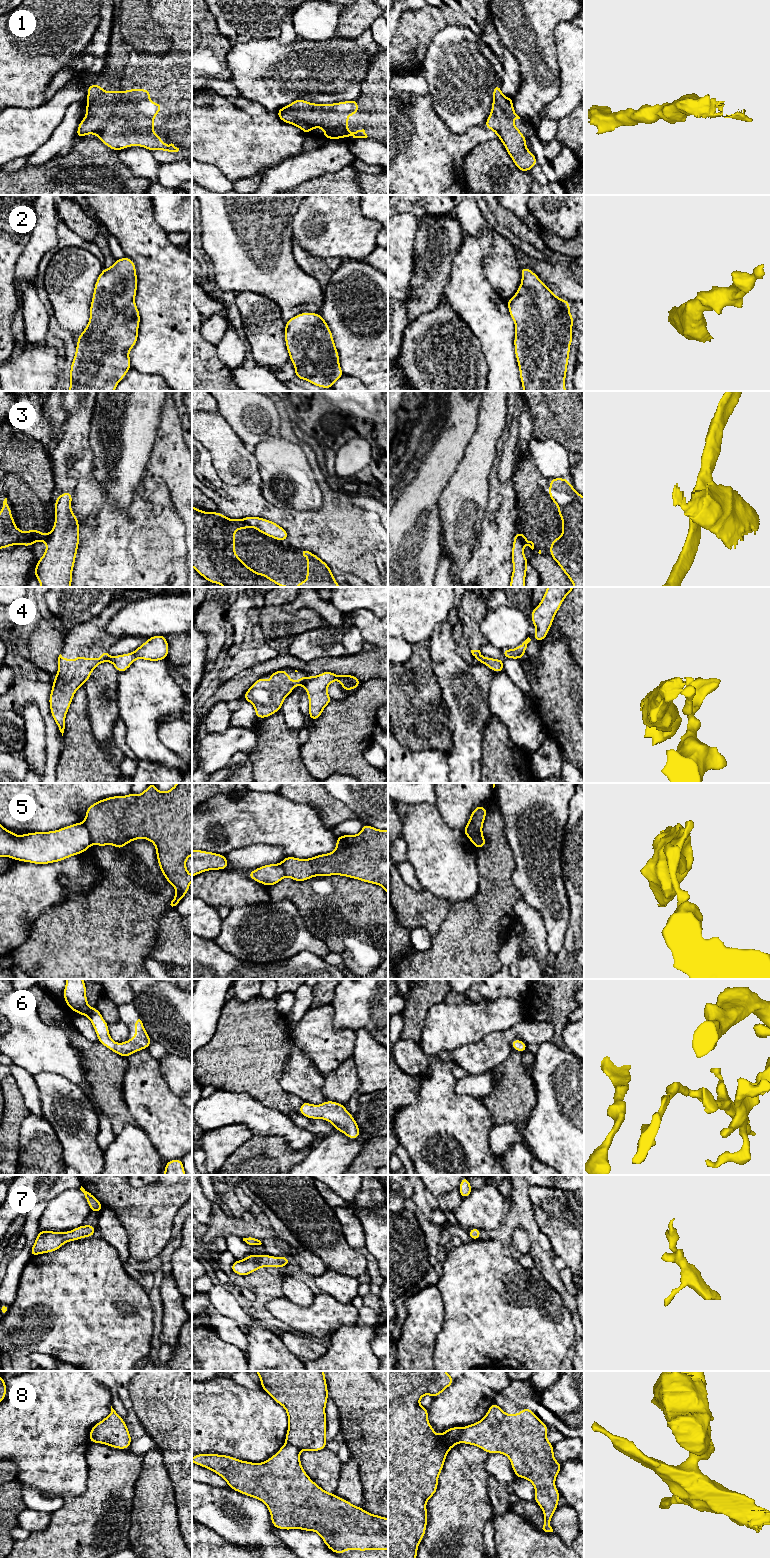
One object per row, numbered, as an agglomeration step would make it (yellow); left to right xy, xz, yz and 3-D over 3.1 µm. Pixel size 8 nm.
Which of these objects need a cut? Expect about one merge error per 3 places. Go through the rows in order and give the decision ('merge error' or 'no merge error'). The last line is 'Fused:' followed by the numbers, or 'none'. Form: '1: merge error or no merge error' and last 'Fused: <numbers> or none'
1: no merge error
2: no merge error
3: merge error
4: merge error
5: merge error
6: no merge error
7: no merge error
8: merge error
Fused: 3, 4, 5, 8

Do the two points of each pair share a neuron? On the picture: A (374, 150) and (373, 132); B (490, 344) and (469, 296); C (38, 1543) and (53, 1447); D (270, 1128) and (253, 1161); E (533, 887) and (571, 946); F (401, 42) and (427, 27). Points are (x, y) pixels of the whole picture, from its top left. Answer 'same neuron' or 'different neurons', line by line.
A: different neurons
B: same neuron
C: different neurons
D: different neurons
E: different neurons
F: same neuron

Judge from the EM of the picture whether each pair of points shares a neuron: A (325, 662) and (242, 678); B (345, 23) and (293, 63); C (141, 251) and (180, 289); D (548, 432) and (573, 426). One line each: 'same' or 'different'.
A: same
B: different
C: same
D: same

